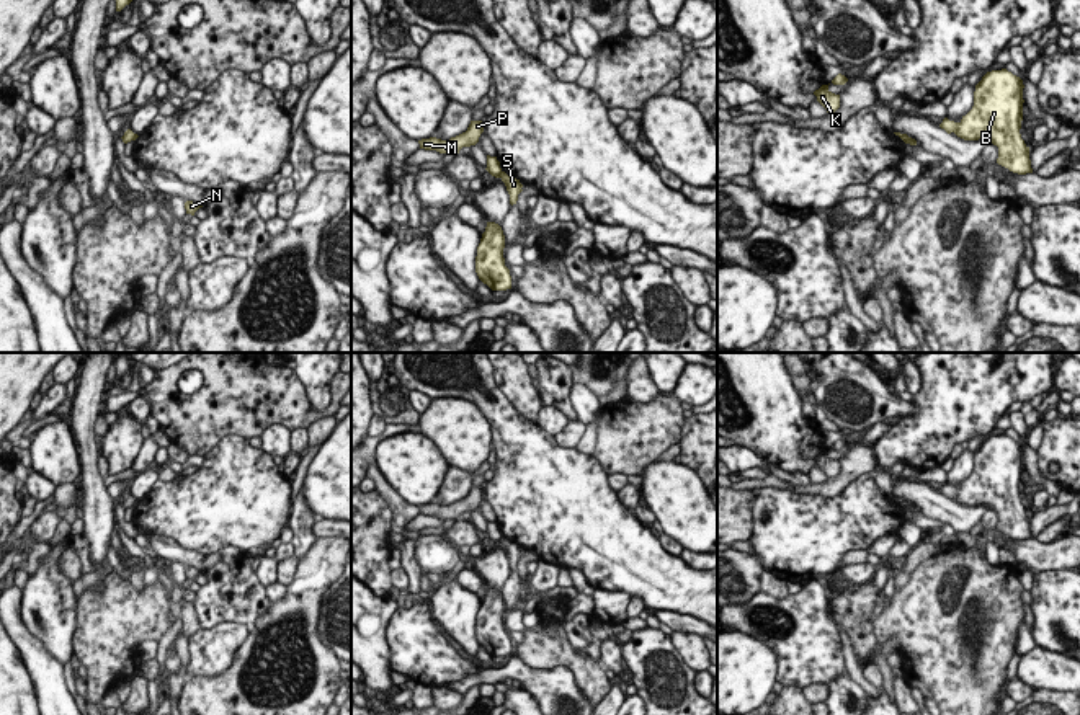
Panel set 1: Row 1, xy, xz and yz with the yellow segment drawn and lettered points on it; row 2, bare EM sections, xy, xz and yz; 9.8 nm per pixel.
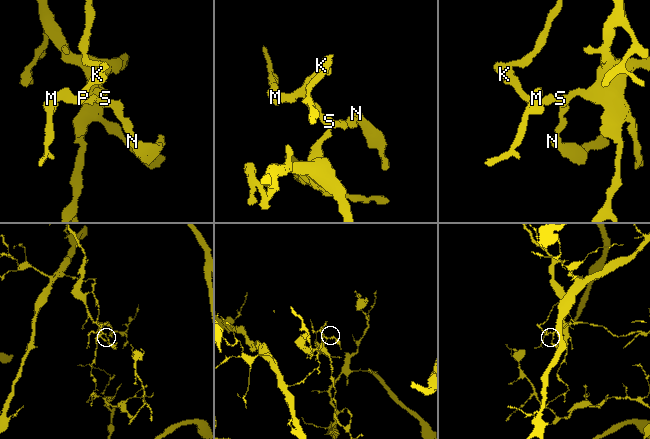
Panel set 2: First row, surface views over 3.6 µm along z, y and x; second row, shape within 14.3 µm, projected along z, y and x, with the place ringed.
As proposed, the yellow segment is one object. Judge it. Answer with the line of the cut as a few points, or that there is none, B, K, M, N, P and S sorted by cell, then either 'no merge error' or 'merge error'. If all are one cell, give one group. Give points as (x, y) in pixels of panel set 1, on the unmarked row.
cut in xz along (500, 536), (495, 542); B N S / K M P; merge error

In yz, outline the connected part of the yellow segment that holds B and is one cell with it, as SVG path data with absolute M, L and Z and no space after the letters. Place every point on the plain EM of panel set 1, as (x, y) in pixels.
M1006 434L987 437L975 451L974 472L959 488L943 485L948 500L964 506L985 504L998 513L997 529L1013 539L1033 539L1029 513L1021 504L1023 446Z

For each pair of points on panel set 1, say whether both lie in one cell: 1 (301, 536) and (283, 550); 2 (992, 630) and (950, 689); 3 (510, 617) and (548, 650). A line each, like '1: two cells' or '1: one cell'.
1: two cells
2: one cell
3: two cells

